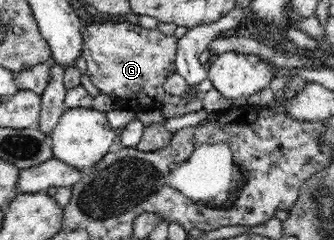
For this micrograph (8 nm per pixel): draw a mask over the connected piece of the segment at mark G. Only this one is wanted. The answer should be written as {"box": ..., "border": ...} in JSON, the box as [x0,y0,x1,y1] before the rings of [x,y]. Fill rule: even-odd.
{"box":[81,21,178,112],"border":[[[128,21],[90,24],[83,32],[81,49],[87,63],[85,73],[99,93],[113,97],[117,109],[138,112],[162,106],[167,96],[164,80],[176,72],[178,40],[175,35],[166,36]]]}

